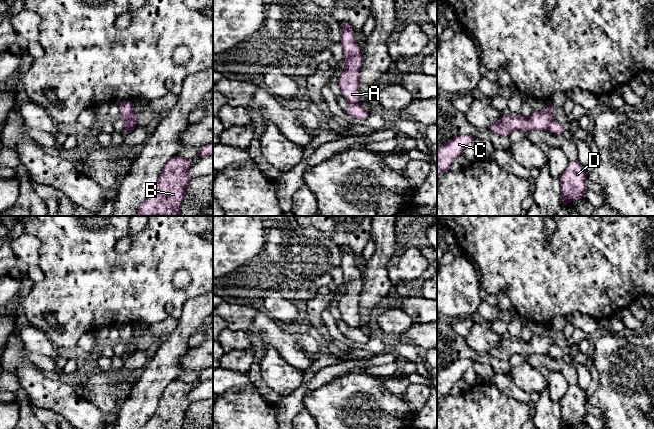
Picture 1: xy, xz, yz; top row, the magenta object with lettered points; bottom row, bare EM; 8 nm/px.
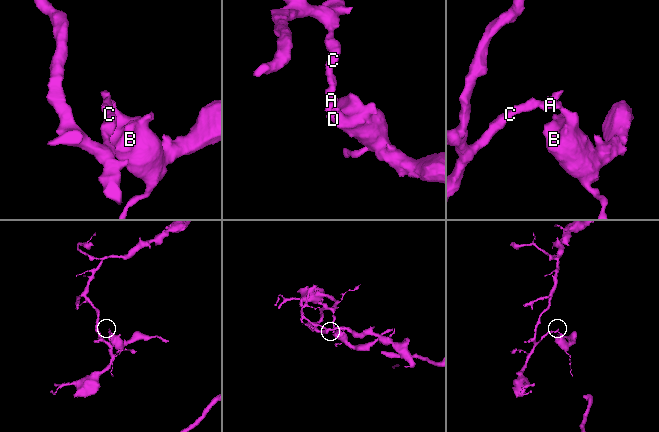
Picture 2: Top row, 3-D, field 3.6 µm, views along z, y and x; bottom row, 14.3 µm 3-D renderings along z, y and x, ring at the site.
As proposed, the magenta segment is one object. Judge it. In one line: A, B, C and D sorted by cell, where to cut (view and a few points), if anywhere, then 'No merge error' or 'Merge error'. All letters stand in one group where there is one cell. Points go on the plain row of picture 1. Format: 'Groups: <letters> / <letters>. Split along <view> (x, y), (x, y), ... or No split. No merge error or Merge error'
Groups: A C / B D. Split along xz (358, 326), (349, 328). Merge error

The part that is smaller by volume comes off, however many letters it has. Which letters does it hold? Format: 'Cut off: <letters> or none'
Cut off: B, D

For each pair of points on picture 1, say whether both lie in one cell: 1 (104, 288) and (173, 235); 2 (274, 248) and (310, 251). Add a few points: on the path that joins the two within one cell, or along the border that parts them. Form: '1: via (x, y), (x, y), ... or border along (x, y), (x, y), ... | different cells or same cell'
1: via (122, 288), (157, 253) | same cell
2: via (283, 248), (294, 248), (301, 251) | same cell

